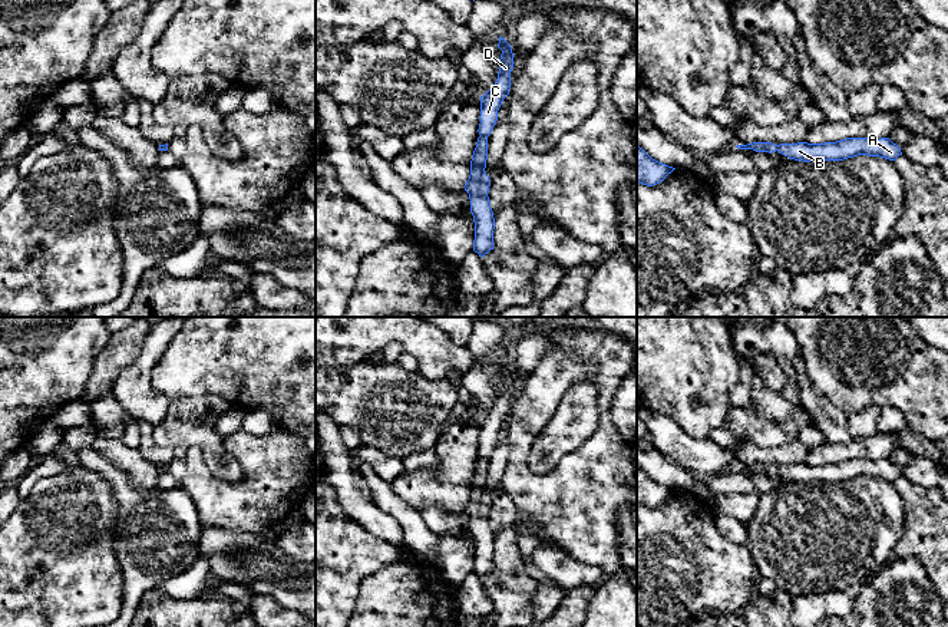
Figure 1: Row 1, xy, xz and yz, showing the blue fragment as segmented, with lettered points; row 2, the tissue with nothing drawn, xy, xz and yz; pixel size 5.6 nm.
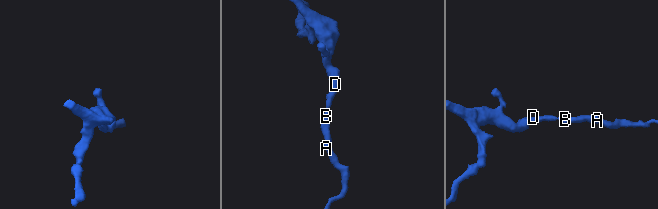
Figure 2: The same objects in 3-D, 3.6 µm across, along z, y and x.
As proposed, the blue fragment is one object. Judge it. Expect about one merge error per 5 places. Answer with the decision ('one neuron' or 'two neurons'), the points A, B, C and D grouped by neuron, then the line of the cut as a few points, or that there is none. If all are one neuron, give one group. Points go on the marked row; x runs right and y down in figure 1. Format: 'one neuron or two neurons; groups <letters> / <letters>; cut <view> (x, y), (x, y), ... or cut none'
one neuron; groups A B C D; cut none

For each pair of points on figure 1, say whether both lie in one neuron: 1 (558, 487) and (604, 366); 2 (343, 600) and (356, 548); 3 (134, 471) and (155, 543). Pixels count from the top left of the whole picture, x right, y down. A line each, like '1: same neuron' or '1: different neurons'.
1: same neuron
2: same neuron
3: different neurons

